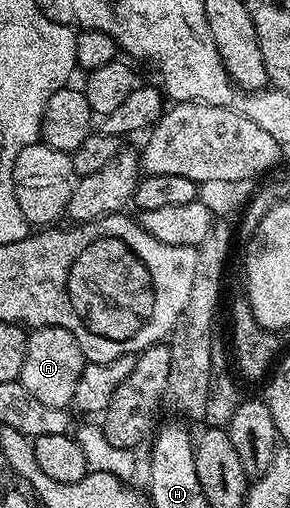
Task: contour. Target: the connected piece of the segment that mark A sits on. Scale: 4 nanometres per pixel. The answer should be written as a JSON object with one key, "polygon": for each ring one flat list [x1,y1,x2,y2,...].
{"polygon":[[41,326,26,335,25,364,21,364,17,381,33,400,41,400,49,408,67,410,74,403,77,380,81,380,84,365,81,344,77,344,73,332,60,326]]}

